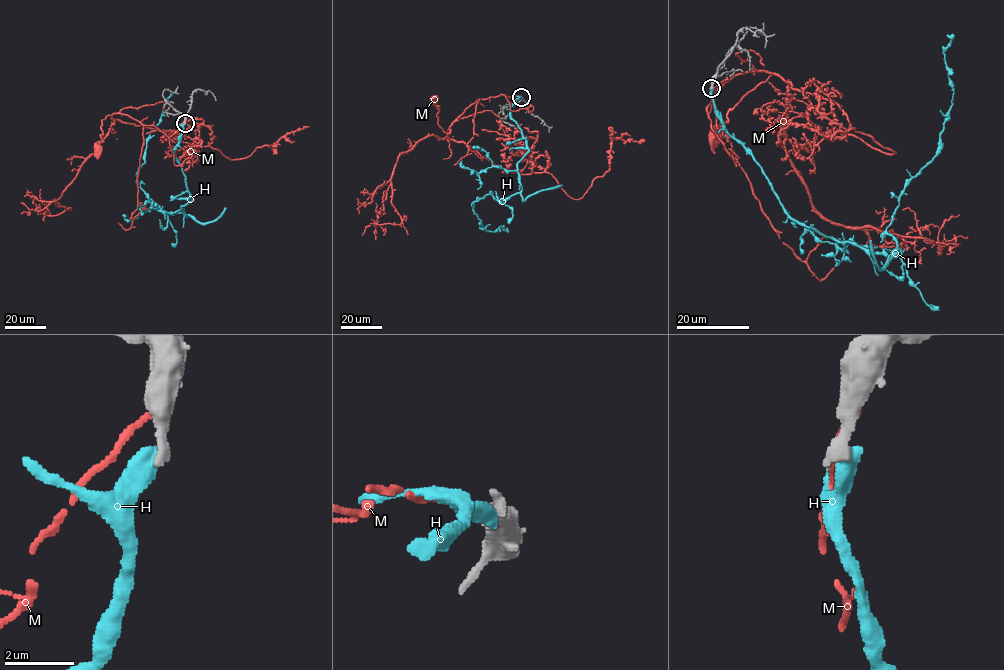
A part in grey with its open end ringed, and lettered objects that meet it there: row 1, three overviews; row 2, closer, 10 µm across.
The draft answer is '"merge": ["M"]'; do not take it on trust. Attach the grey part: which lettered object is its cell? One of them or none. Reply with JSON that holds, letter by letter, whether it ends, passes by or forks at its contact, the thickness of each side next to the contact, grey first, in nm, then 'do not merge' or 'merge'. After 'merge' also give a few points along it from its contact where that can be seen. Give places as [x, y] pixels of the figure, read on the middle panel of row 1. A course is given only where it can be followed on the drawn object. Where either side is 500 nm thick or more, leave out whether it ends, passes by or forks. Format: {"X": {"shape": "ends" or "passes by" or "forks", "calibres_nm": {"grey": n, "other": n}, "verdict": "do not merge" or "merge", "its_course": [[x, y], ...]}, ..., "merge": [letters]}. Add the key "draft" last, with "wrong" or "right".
{"H": {"calibres_nm": {"grey": 400, "other": 600}, "verdict": "do not merge"}, "M": {"calibres_nm": {"grey": 550, "other": 180}, "verdict": "do not merge"}, "merge": [], "draft": "wrong"}

